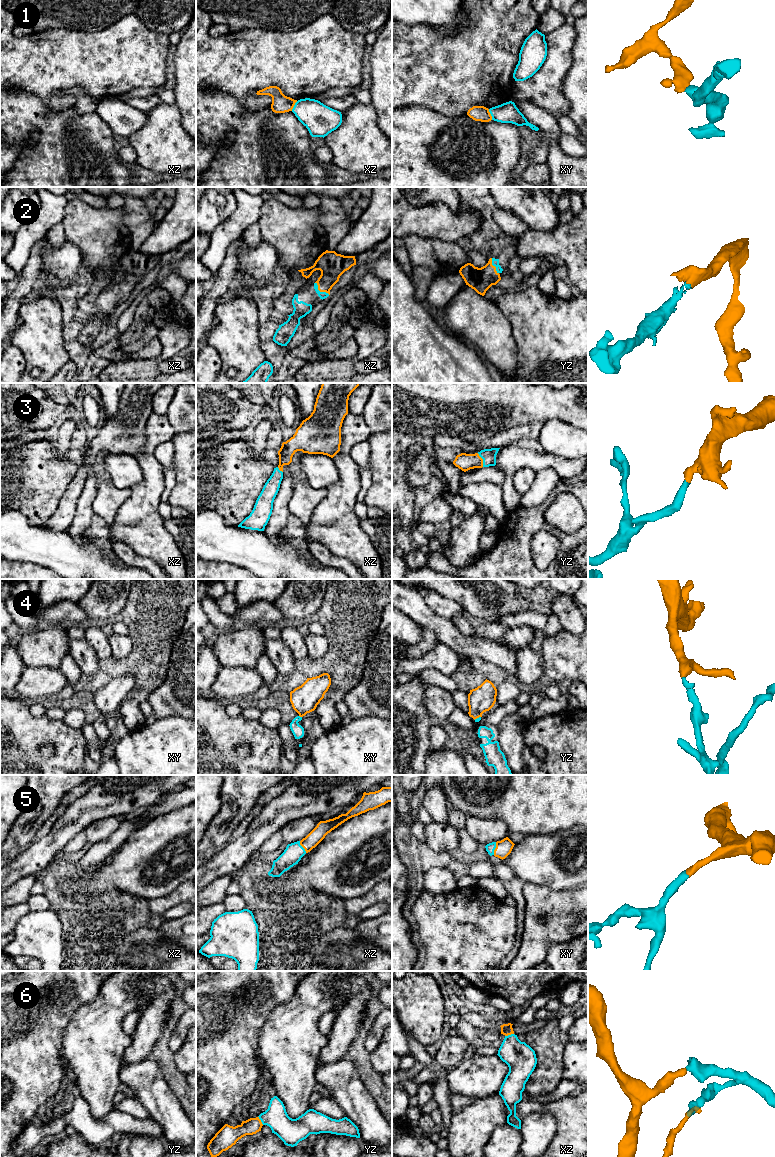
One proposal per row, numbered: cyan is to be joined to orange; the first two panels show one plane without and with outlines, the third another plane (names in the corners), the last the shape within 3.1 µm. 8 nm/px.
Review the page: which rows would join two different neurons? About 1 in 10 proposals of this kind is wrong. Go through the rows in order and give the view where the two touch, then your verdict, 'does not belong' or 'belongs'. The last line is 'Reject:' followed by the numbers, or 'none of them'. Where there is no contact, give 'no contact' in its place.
1: meets orange in xy; belongs
2: meets orange in xz; belongs
3: meets orange in yz; belongs
4: meets orange in xy; belongs
5: meets orange in xy; belongs
6: meets orange in xz; belongs
Reject: none of them

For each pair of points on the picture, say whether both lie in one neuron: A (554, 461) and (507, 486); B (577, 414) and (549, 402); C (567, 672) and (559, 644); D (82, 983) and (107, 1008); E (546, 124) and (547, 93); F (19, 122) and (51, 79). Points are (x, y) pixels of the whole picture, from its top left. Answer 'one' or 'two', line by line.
A: one
B: one
C: one
D: two
E: two
F: two

